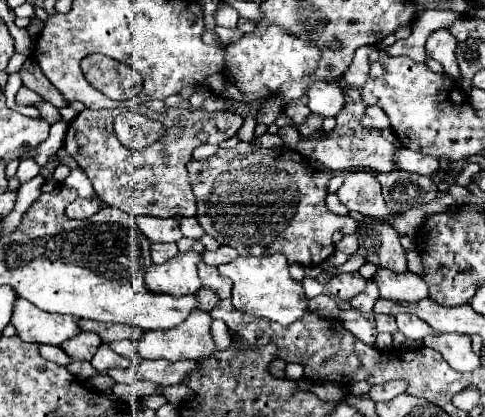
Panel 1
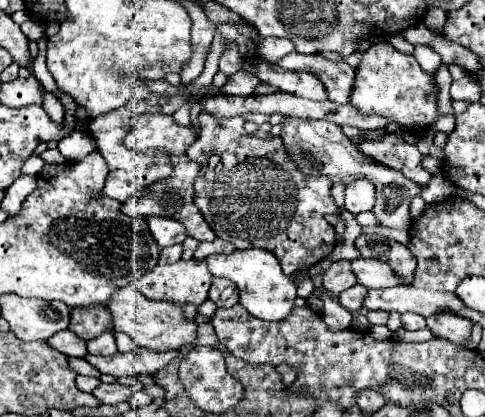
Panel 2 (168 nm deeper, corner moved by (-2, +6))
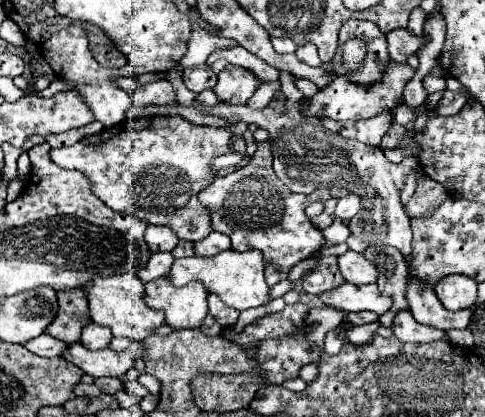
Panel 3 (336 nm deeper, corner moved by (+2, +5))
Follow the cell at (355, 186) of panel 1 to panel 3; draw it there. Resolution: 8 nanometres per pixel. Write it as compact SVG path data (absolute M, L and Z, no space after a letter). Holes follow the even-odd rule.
M350 193L342 199L338 199L338 205L336 205L336 211L334 211L334 217L338 217L342 223L350 221L356 213L360 211L360 197Z

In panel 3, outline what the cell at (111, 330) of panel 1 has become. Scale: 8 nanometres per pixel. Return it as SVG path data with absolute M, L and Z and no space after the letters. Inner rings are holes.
M68 289L64 293L58 293L58 305L58 315L54 317L52 325L44 329L44 333L68 345L78 343L82 327L90 323L86 295L80 289Z

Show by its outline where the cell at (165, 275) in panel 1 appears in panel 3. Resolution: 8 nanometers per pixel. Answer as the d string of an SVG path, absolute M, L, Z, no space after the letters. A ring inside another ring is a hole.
M166 277L150 281L146 287L146 303L166 315L166 323L174 329L200 327L208 315L208 291L200 283L174 287Z

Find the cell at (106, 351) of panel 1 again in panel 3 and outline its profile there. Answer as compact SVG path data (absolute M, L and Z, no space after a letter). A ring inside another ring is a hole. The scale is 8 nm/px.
M88 323L88 327L84 327L82 339L80 339L80 343L86 349L94 349L94 351L108 347L110 341L112 341L112 331L108 327L102 327L96 323Z

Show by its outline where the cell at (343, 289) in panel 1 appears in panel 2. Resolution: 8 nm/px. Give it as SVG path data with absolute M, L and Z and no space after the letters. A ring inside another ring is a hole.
M350 260L332 262L332 266L322 276L322 286L330 296L338 296L340 292L348 290L354 284L356 284L356 276L352 276L352 262Z

